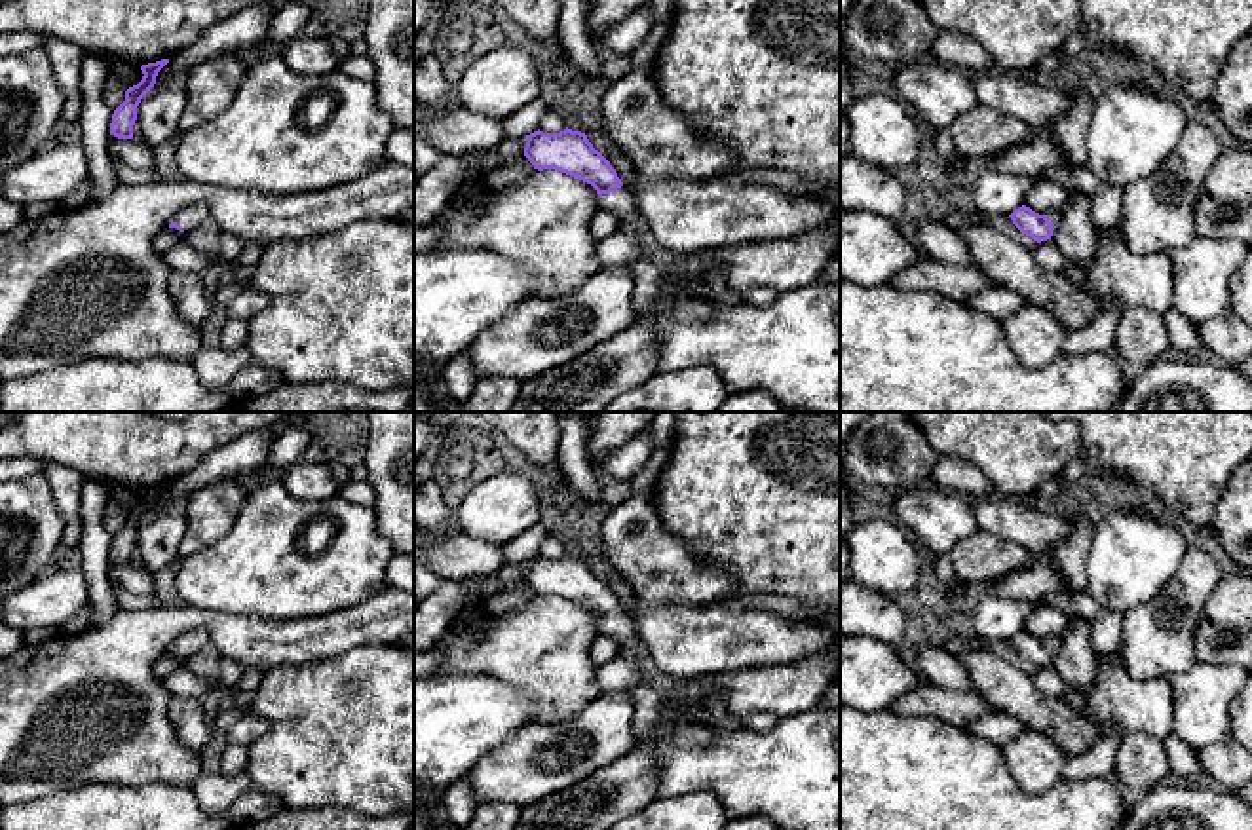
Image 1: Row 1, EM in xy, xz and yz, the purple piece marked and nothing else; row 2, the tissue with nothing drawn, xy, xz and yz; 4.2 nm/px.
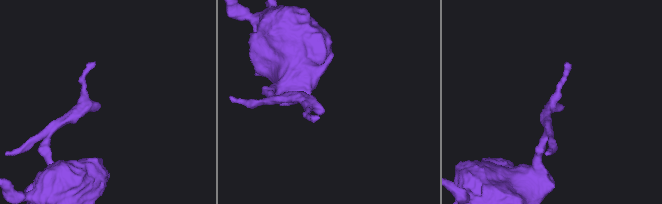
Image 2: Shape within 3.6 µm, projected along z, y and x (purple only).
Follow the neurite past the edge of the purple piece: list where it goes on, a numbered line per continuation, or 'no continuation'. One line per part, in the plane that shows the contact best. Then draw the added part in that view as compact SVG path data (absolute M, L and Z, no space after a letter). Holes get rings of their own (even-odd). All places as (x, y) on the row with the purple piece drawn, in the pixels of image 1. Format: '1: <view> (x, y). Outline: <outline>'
1: xz (622, 202). Outline: M625 186L617 188L610 194L598 196L598 201L602 207L612 211L625 228L640 226L642 222L646 222L640 207L636 203L635 194Z

